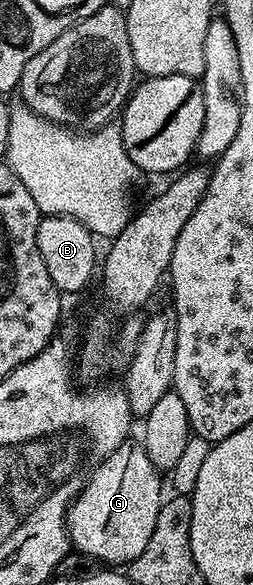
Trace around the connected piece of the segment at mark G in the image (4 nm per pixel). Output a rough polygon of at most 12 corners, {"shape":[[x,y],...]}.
{"shape":[[122,442],[68,508],[85,558],[124,567],[158,523],[161,470]]}

